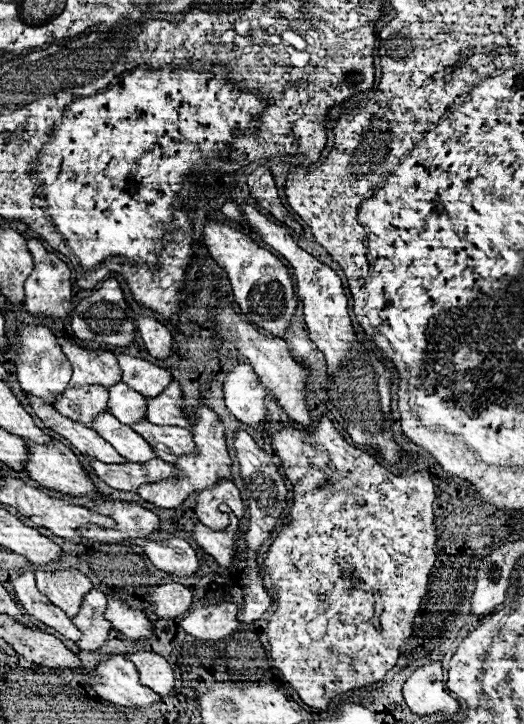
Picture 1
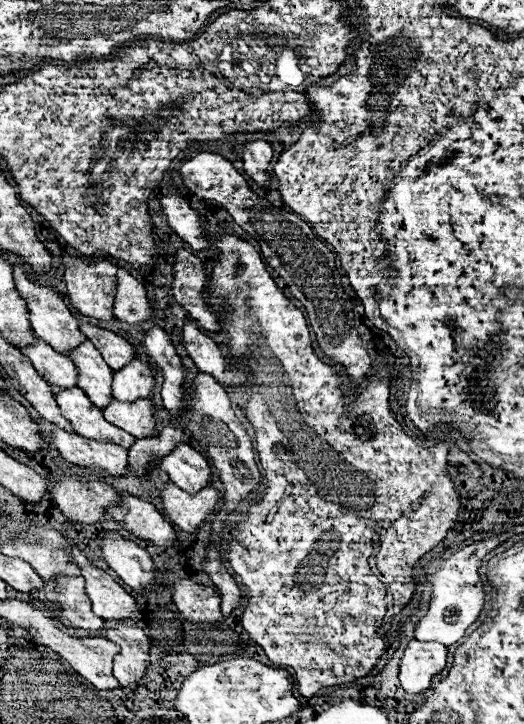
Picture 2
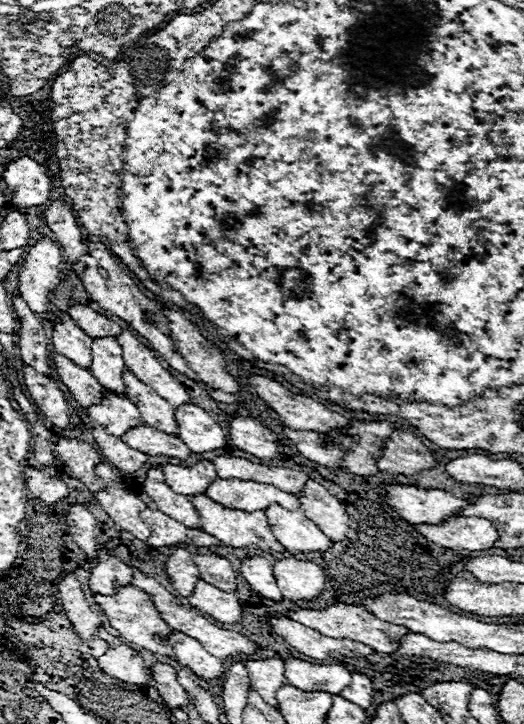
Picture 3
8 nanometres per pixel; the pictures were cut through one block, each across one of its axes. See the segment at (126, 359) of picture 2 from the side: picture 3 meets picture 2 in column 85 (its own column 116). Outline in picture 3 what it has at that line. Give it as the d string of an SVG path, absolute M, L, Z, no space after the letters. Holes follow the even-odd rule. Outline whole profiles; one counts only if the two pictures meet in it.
M74 302L74 304L70 306L68 314L72 316L72 320L74 320L90 338L118 336L118 334L122 332L122 328L120 328L114 320L98 314L96 310L92 310L90 306L84 306L84 304Z

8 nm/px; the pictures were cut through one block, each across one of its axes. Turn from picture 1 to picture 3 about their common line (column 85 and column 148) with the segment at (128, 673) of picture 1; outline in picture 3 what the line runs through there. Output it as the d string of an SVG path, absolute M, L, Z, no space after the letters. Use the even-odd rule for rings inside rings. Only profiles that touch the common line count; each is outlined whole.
M112 638L112 642L108 642L108 644L110 644L108 650L98 658L100 668L106 674L110 674L122 682L146 684L150 674L144 666L144 660L140 658L140 652L126 646L118 638Z

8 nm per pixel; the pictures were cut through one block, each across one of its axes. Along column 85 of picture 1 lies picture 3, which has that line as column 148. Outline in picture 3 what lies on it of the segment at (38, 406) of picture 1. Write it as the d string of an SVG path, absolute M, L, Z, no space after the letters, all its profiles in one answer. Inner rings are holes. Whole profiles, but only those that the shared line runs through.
M140 424L136 428L130 428L122 440L130 446L130 448L136 448L144 454L150 454L150 456L156 456L156 454L166 454L166 456L172 456L172 458L188 458L190 450L188 446L178 438L178 436L172 436L172 434L166 434L166 432L160 432L158 428L152 428L148 424Z

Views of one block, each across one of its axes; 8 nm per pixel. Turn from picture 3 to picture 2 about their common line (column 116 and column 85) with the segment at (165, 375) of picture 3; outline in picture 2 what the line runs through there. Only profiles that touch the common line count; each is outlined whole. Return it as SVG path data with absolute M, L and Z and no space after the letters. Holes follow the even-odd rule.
M14 266L14 282L18 292L26 298L28 302L28 310L30 310L30 322L32 322L32 330L38 338L42 338L46 344L50 344L56 352L60 354L70 354L74 348L78 348L82 342L86 342L86 336L80 332L78 328L78 320L70 314L70 310L66 308L64 300L60 294L56 294L54 290L50 290L48 286L42 286L38 282L32 282L26 278L26 268L24 266Z

